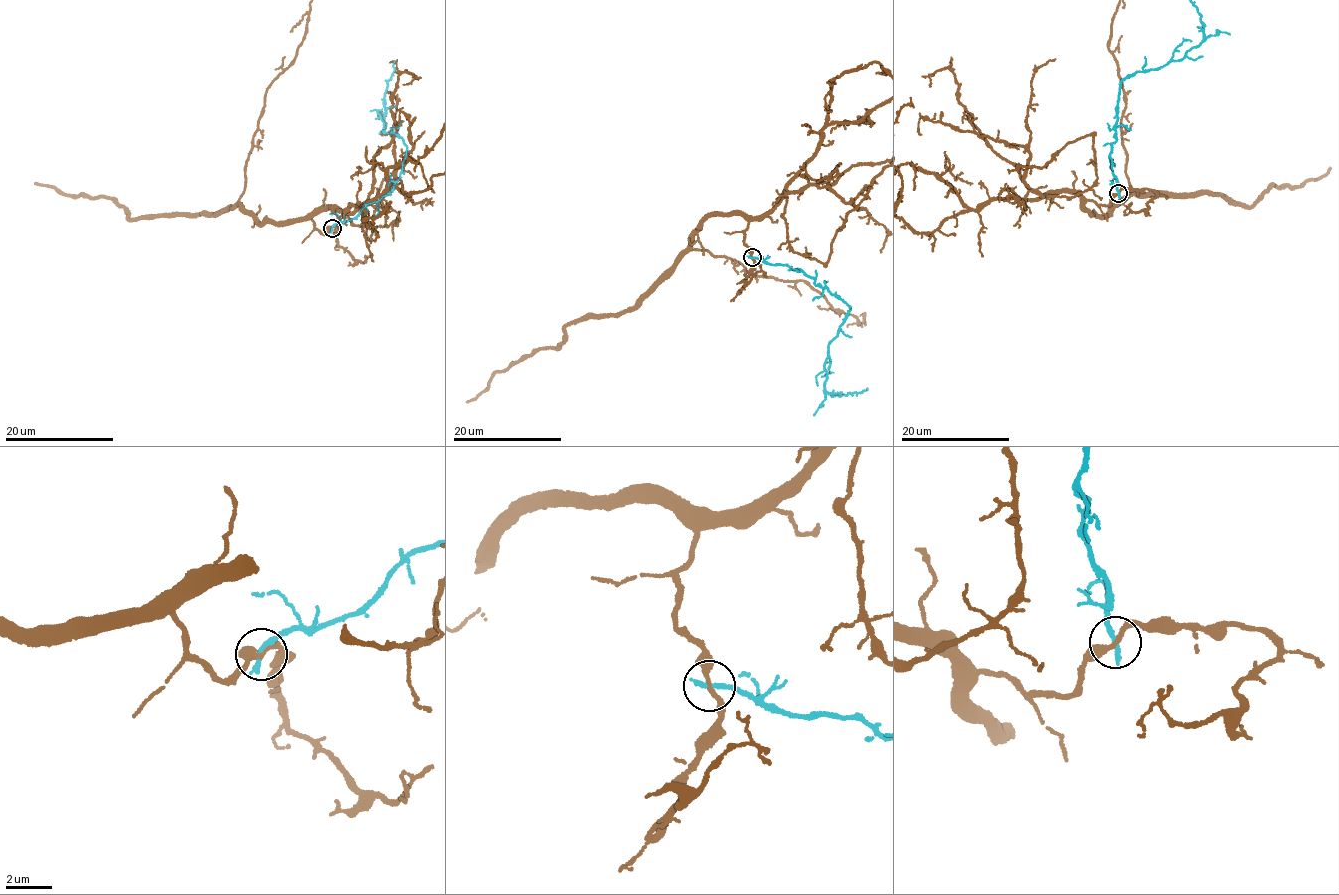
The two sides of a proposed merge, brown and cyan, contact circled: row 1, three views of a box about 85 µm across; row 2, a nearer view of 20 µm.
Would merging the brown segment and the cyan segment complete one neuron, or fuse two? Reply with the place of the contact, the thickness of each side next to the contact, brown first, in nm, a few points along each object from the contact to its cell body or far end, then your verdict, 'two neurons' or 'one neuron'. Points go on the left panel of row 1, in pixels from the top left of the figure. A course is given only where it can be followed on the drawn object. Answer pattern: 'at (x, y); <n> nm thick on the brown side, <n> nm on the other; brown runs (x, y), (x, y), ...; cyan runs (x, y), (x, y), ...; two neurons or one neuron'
at (332, 228); 240 nm thick on the brown side, 280 nm on the other; cyan runs (331, 227), (390, 194), (399, 179), (406, 144), (383, 131), (384, 93), (393, 61); two neurons

